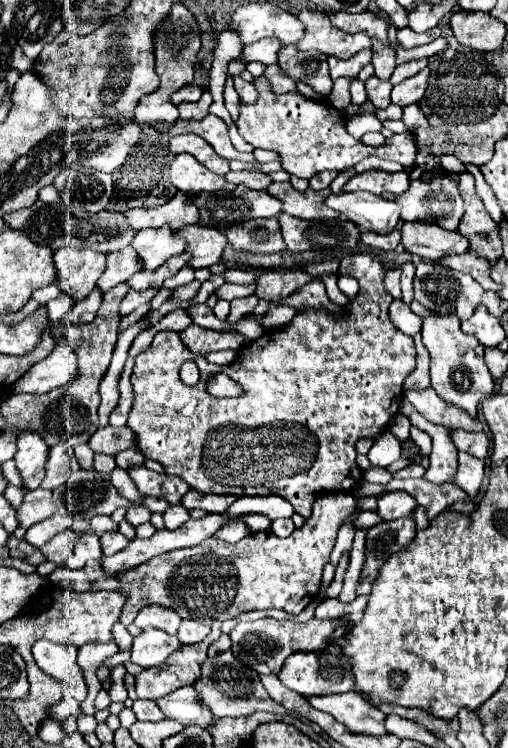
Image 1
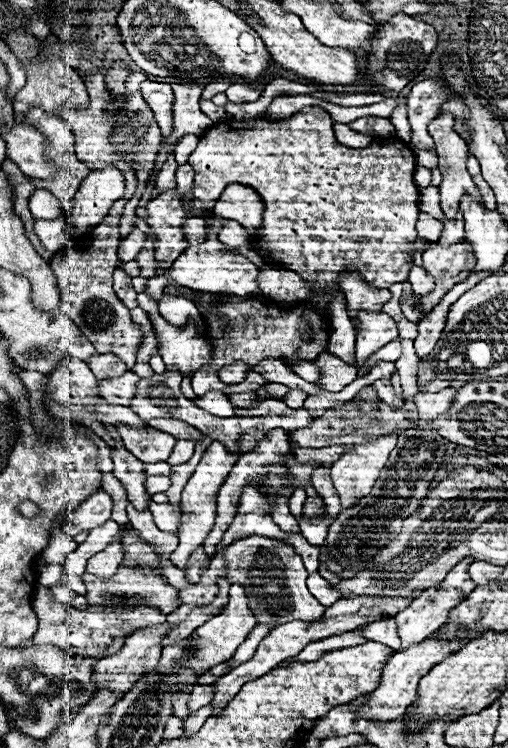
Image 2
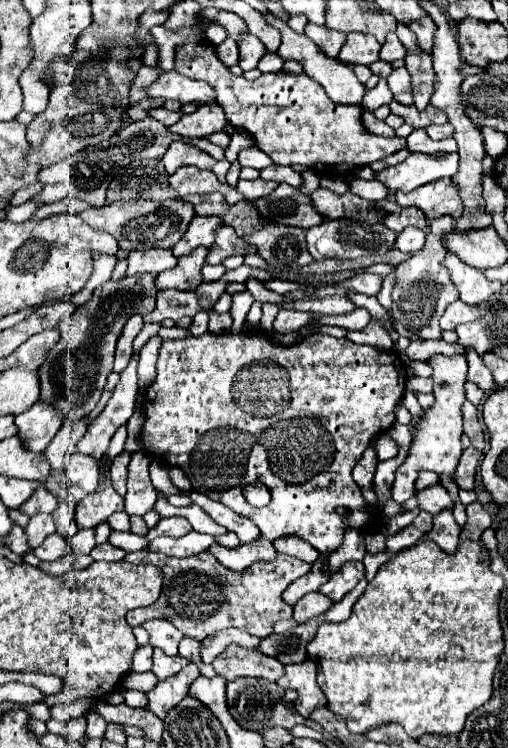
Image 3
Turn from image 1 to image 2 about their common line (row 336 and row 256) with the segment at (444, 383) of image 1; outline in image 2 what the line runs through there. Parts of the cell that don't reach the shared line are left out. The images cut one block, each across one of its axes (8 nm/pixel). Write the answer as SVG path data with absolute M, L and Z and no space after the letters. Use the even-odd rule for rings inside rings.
M464 240L464 242L452 244L450 248L440 248L438 244L430 246L422 254L422 262L424 262L424 268L436 278L434 292L420 296L422 310L430 312L452 286L456 286L458 282L464 282L470 276L470 272L474 270L476 258L470 250L470 244Z

